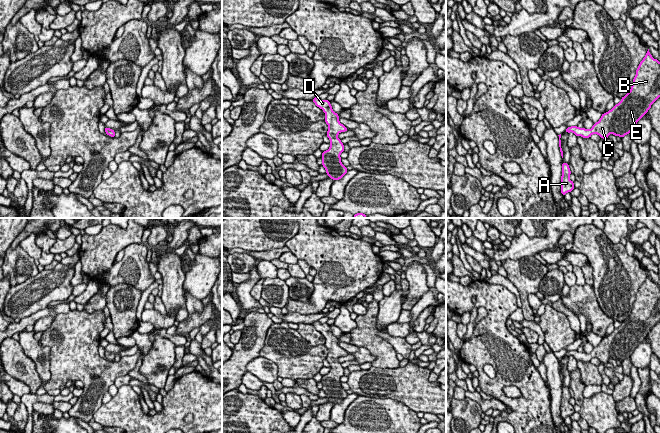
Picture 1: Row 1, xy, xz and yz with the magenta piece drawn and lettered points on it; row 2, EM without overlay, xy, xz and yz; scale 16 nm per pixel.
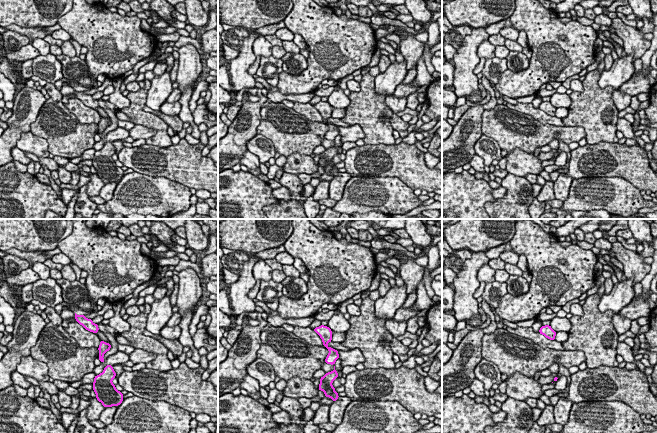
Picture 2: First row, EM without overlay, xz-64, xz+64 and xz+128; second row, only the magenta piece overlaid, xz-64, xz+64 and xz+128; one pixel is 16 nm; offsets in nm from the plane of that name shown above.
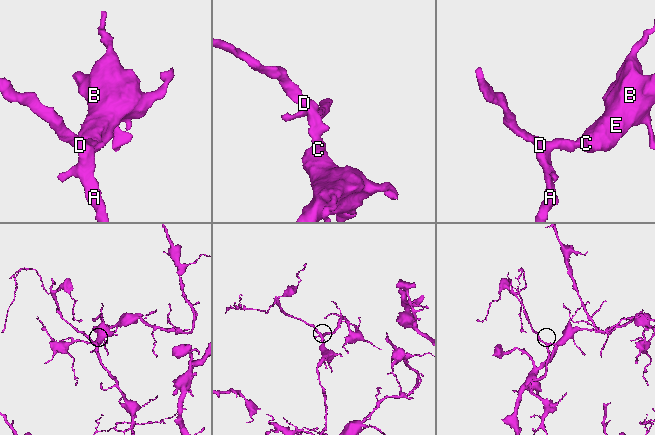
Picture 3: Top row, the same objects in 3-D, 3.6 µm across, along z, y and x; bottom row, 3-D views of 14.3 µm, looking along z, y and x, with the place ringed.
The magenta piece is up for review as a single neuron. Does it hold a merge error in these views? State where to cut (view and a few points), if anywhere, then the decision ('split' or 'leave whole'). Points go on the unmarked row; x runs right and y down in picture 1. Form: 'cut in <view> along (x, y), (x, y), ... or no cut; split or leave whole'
no cut; leave whole

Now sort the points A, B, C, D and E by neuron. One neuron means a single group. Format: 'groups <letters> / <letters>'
groups A B C D E

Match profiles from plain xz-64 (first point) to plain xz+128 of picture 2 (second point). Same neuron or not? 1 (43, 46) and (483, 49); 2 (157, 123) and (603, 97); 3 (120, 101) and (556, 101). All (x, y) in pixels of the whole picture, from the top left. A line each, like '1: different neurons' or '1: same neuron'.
1: same neuron
2: same neuron
3: same neuron

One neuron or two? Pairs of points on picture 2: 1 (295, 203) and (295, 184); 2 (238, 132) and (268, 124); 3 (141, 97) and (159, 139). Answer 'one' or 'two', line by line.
1: one
2: two
3: one

